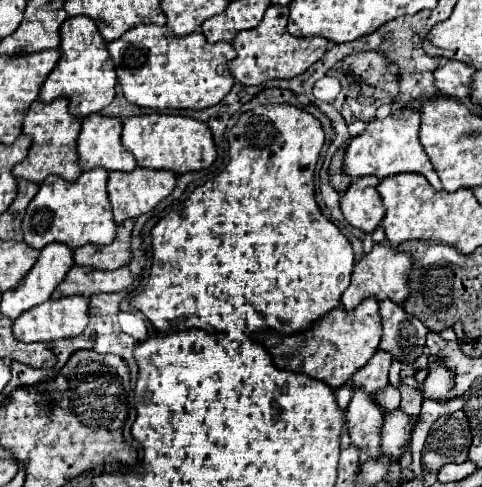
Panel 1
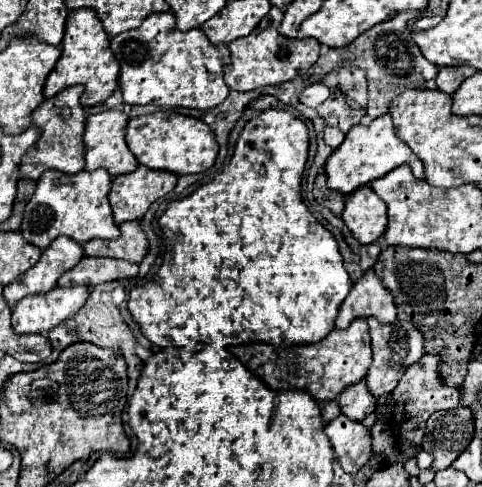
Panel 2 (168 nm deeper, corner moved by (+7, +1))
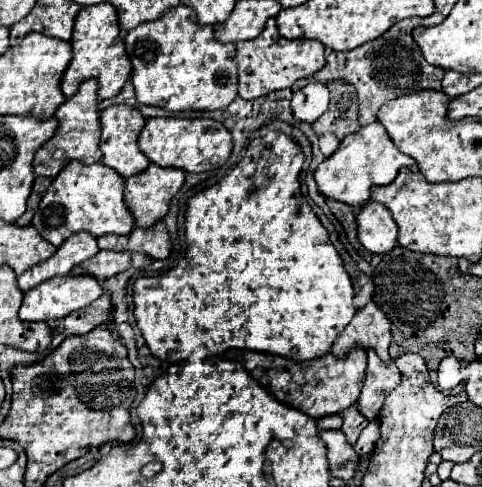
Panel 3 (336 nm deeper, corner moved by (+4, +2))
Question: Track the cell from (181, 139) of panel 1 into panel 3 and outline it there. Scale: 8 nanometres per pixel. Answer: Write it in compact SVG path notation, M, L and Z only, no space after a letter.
M158 117L148 119L138 145L142 153L160 167L176 167L186 173L202 173L222 167L232 153L230 131L214 119L180 119L180 117Z

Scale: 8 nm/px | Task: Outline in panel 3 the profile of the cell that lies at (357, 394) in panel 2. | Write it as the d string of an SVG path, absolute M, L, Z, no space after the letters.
M352 405L352 407L344 409L344 411L340 413L340 417L344 419L342 433L346 435L348 443L350 443L350 445L354 445L354 443L356 443L356 439L358 439L358 435L360 435L360 431L368 425L368 421L364 421L364 417L358 413L356 405Z

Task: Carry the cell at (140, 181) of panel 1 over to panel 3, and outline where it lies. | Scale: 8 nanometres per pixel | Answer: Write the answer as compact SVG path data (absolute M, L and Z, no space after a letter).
M150 165L146 171L126 179L126 205L132 209L138 227L164 219L172 197L180 191L186 173L174 167Z

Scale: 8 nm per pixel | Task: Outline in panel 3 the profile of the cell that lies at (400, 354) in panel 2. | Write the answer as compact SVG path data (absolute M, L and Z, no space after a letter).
M368 349L366 379L364 379L360 399L356 401L356 409L360 411L360 415L364 415L368 421L374 421L380 413L386 395L398 383L400 383L400 371L394 367L394 363L384 367L380 357L374 353L374 349Z

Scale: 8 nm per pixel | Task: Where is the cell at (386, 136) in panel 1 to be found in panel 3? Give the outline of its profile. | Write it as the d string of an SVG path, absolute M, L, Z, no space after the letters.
M374 121L366 127L362 127L360 131L344 137L340 147L334 151L334 155L330 155L326 161L322 161L316 167L314 179L316 179L318 191L324 197L330 197L334 201L340 201L340 203L346 203L352 207L362 207L370 201L370 197L368 197L370 187L392 183L402 167L410 167L412 171L418 171L416 161L412 157L400 153L398 147L388 137L384 125L380 121Z

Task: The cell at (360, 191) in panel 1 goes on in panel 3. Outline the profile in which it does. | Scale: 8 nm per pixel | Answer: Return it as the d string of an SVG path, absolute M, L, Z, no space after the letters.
M368 201L358 213L358 239L370 253L388 253L398 245L396 241L398 225L394 223L390 211L376 203Z

